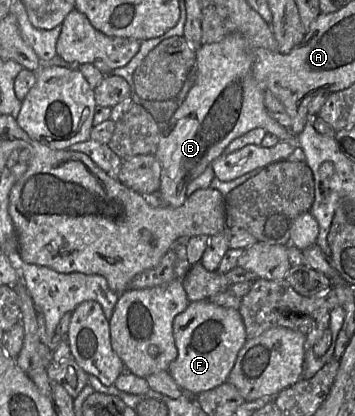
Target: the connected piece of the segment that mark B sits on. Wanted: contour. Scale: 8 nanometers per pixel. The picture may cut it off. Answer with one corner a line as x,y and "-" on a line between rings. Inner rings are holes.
231,33
219,42
202,45
195,52
194,85
168,123
162,125
161,137
153,153
161,168
157,195
163,205
182,206
187,199
189,183
222,155
234,139
255,128
265,129
280,141
299,147
296,135
272,119
265,109
265,91
252,73
252,51
241,34

